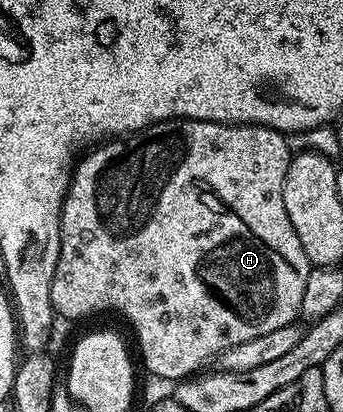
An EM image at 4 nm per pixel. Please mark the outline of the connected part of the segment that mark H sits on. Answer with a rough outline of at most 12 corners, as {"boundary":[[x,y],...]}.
{"boundary":[[172,118],[75,163],[59,317],[187,379],[301,317],[289,139]]}

